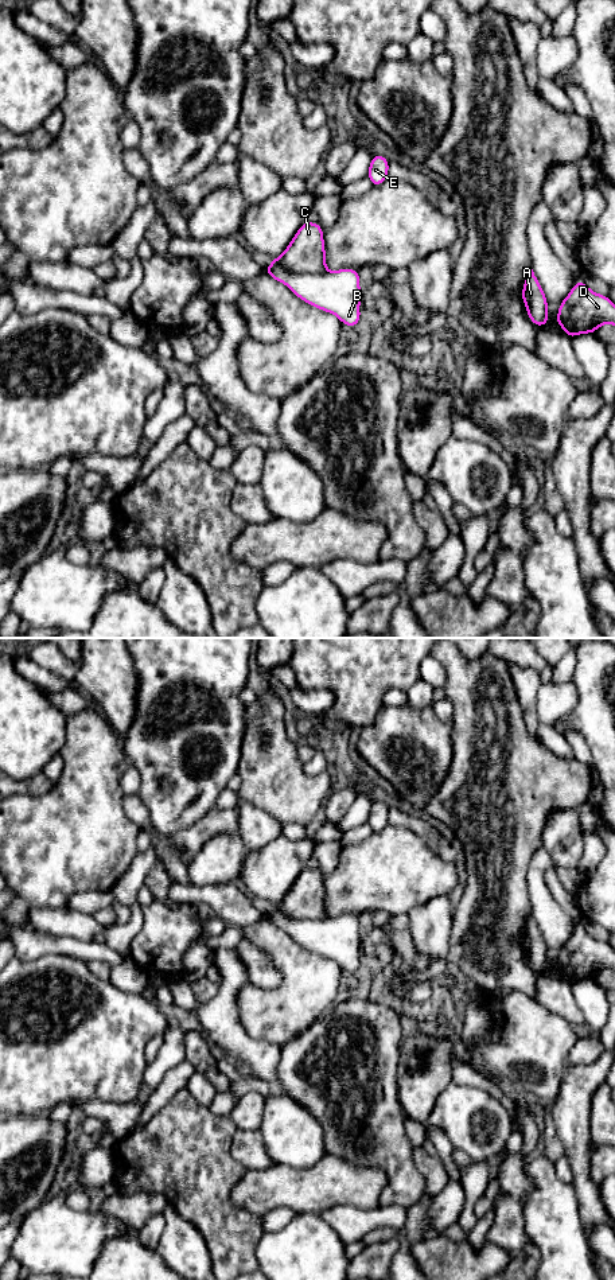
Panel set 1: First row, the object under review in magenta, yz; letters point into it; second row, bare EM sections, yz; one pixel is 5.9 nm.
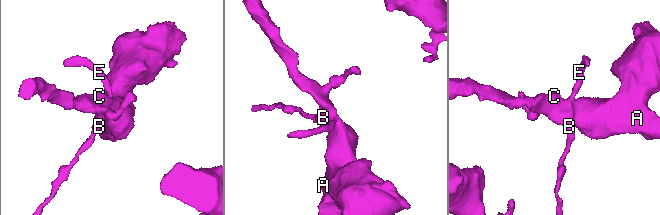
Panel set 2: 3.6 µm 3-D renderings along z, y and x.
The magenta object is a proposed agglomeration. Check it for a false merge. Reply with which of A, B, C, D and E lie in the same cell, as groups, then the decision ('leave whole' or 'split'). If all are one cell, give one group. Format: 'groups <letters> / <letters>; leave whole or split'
groups A C D / B E; split

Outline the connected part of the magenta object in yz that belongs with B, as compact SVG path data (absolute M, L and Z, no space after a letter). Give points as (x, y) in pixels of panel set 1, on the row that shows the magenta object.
M272 262L264 272L287 284L305 303L335 314L349 327L355 327L361 320L359 301L362 292L359 289L359 272L355 269L291 273L288 269Z

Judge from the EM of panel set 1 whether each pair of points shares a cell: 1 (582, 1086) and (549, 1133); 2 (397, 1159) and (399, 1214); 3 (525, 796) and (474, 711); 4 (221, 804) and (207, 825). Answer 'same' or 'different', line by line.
1: different
2: different
3: same
4: different

